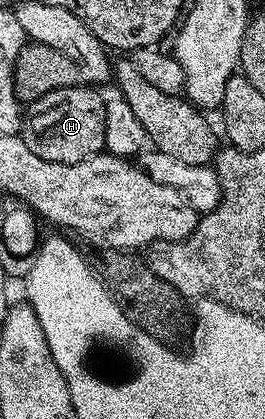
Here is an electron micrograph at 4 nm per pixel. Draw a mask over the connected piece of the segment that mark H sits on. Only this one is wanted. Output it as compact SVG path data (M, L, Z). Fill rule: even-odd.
M85 83L75 87L59 87L28 102L19 135L27 143L27 147L31 147L35 155L39 155L39 159L70 165L104 150L105 98L93 89L96 88Z

